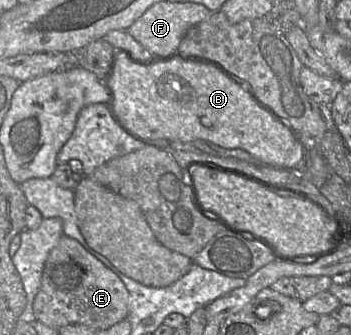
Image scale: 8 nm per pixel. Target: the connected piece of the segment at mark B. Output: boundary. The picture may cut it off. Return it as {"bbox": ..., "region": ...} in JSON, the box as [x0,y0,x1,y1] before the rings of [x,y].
{"bbox":[110,54,306,170],"region":[[[120,54],[114,64],[110,86],[115,95],[115,110],[123,124],[147,139],[192,142],[196,139],[219,145],[223,153],[217,157],[240,157],[246,154],[272,167],[304,170],[306,149],[287,127],[278,122],[241,82],[230,78],[210,64],[172,59],[149,66],[133,63]]]}

